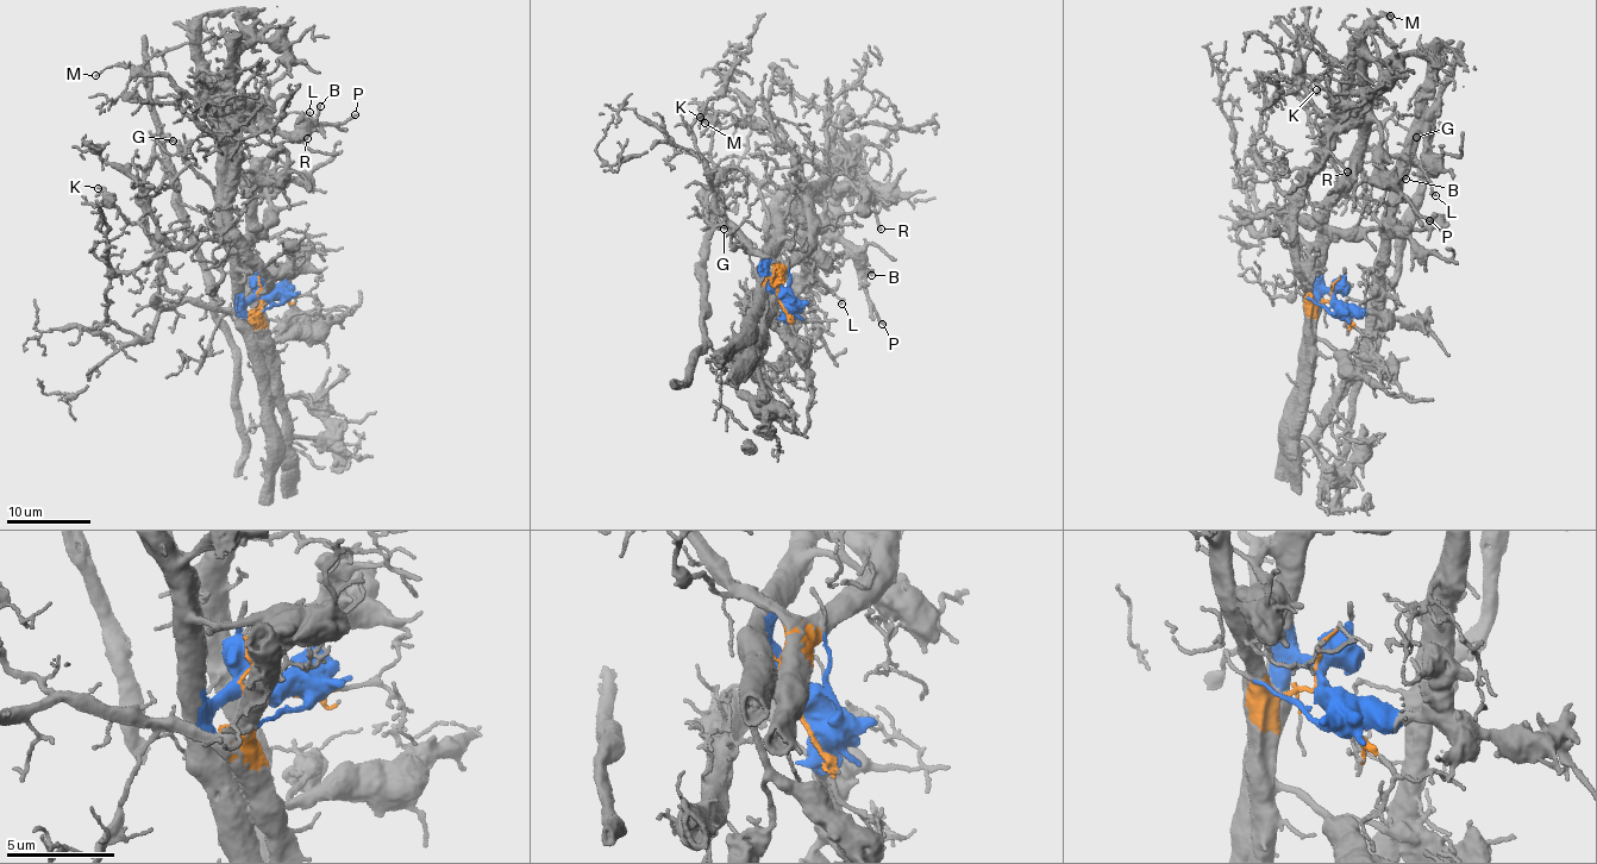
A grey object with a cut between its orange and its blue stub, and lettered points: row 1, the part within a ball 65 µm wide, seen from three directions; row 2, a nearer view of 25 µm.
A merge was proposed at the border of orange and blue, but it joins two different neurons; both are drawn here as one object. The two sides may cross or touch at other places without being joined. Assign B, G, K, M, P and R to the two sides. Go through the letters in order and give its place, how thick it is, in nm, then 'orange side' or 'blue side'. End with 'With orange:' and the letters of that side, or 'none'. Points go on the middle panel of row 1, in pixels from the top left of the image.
B: (871, 275) | 190 nm | blue side
G: (724, 229) | 120 nm | orange side
K: (700, 117) | 170 nm | orange side
M: (705, 123) | 120 nm | orange side
P: (882, 324) | 220 nm | blue side
R: (881, 229) | 150 nm | blue side
With orange: G, K, M

